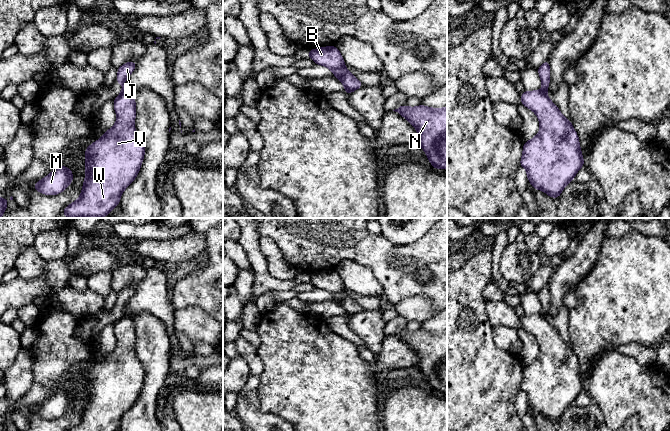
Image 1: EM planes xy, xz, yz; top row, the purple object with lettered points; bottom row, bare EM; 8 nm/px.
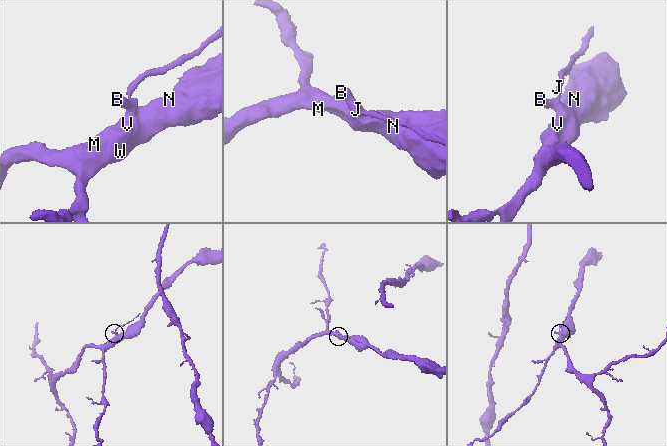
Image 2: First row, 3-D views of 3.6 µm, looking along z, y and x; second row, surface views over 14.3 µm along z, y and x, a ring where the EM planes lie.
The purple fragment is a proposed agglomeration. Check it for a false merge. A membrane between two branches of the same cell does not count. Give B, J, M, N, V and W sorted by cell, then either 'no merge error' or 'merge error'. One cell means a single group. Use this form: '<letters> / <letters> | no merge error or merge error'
B M N V W / J | merge error

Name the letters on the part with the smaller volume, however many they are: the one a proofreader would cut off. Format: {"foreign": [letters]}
{"foreign": ["J"]}

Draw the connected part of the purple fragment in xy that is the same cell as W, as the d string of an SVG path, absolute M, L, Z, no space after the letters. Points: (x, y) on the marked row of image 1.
M125 90L114 99L117 120L114 126L85 149L85 181L80 197L66 206L64 217L101 218L120 204L122 192L137 177L145 154L145 144L136 132L136 103L131 91Z

